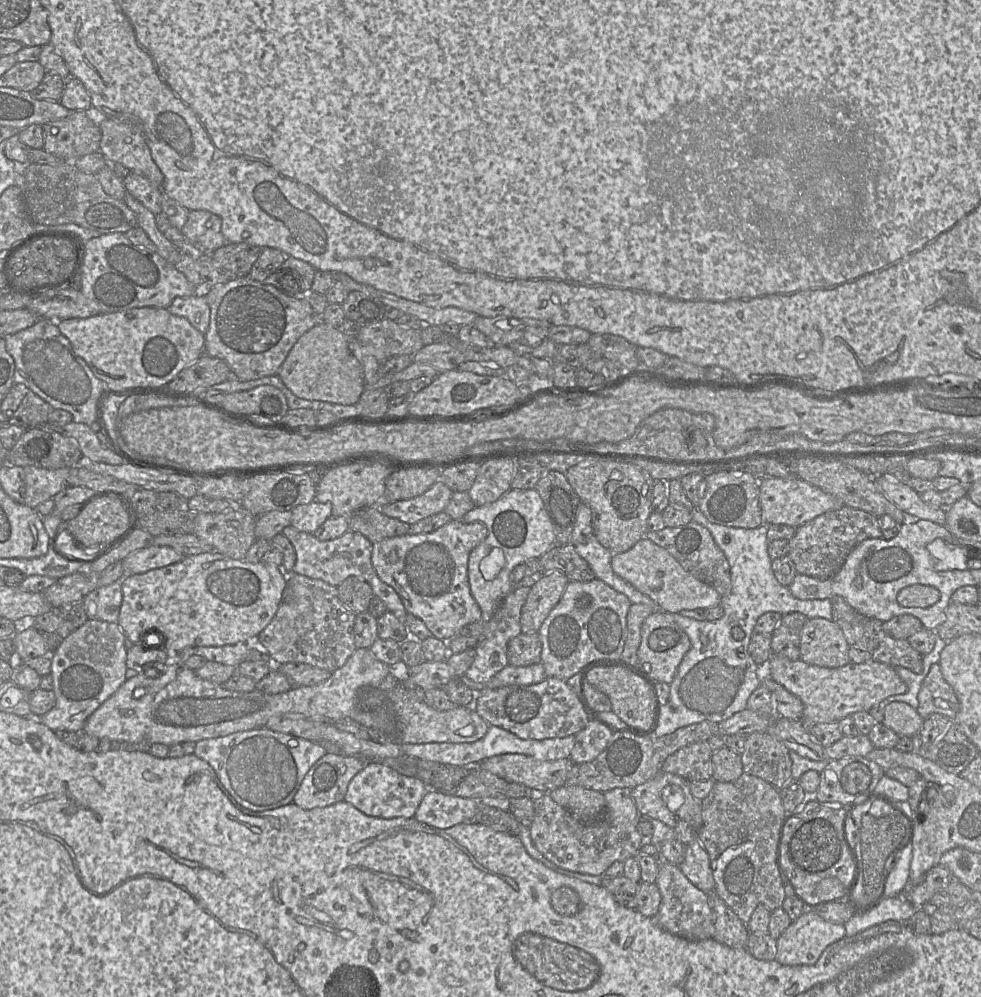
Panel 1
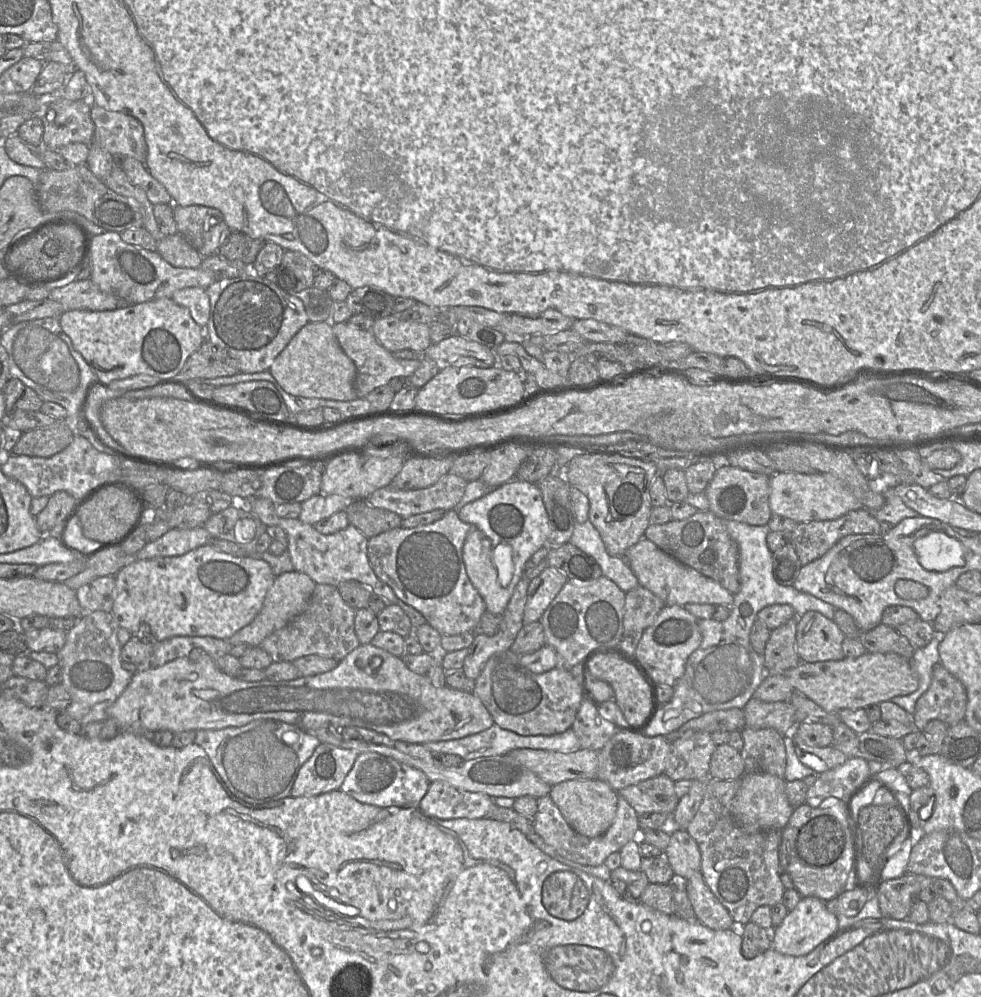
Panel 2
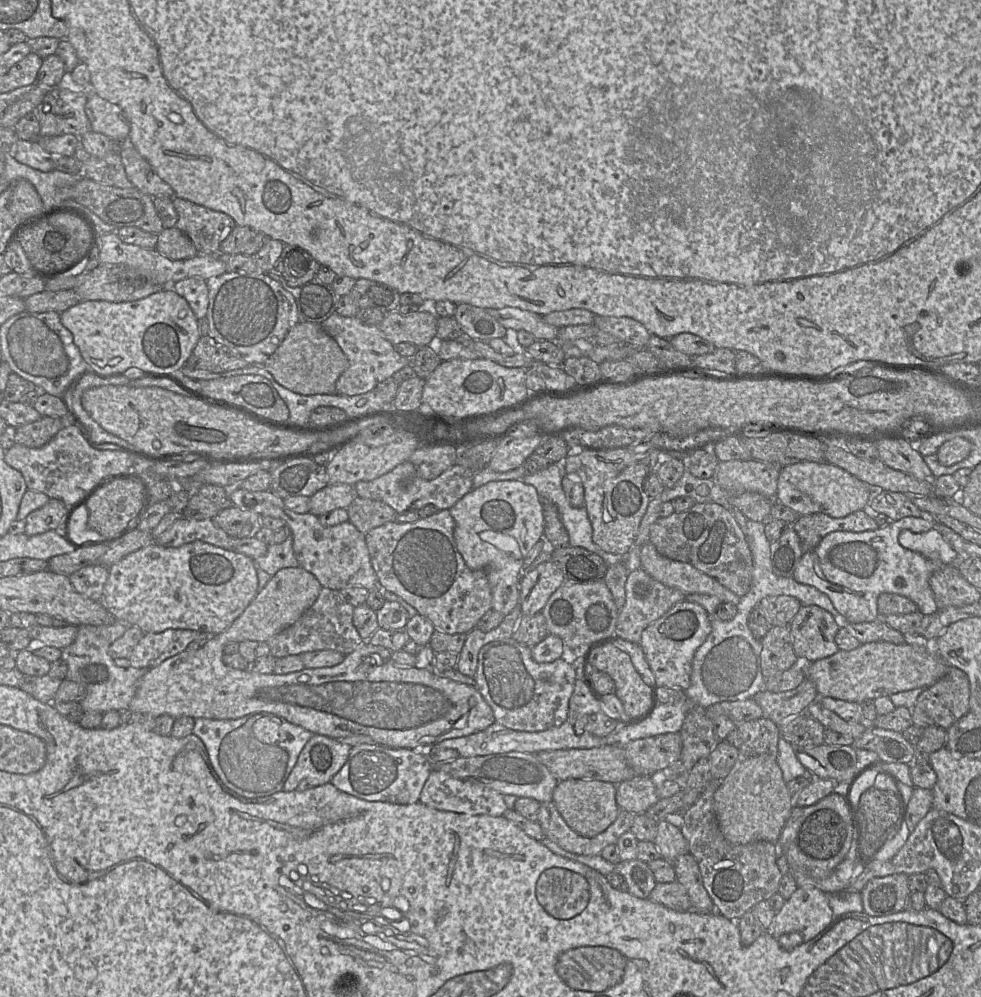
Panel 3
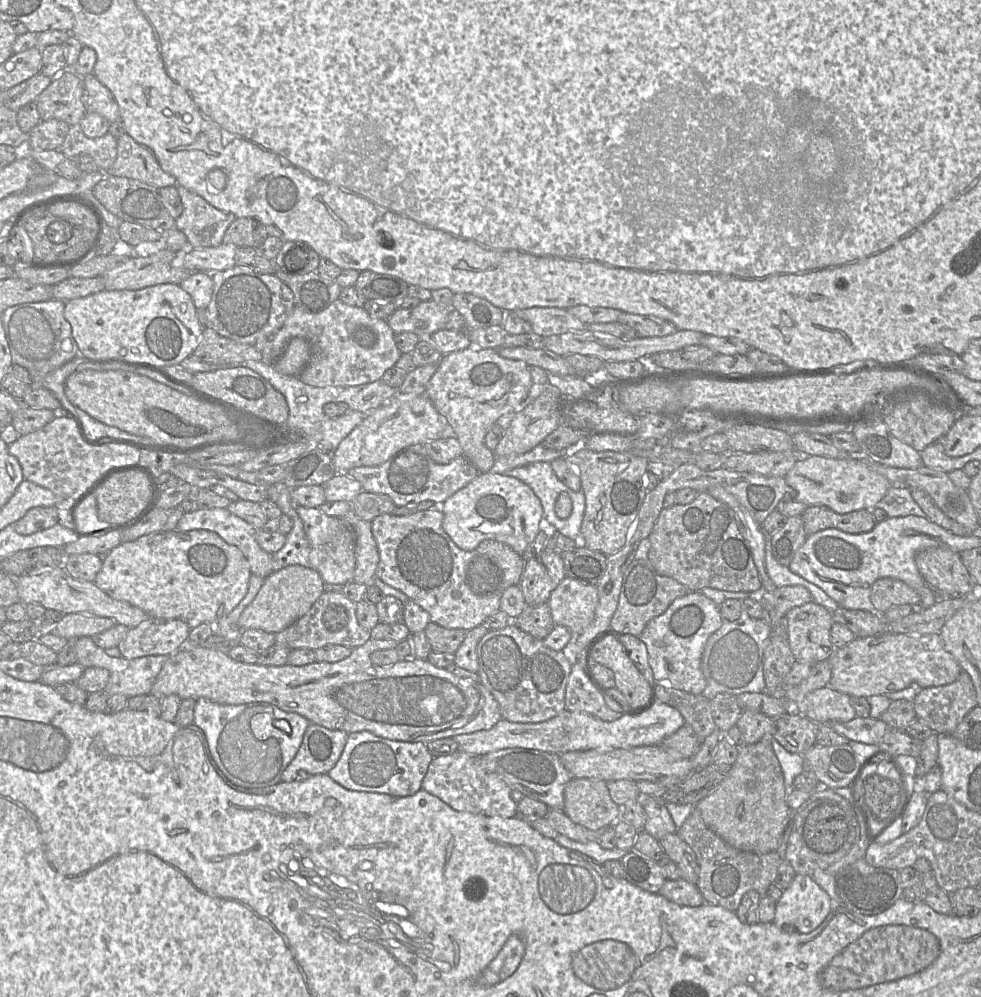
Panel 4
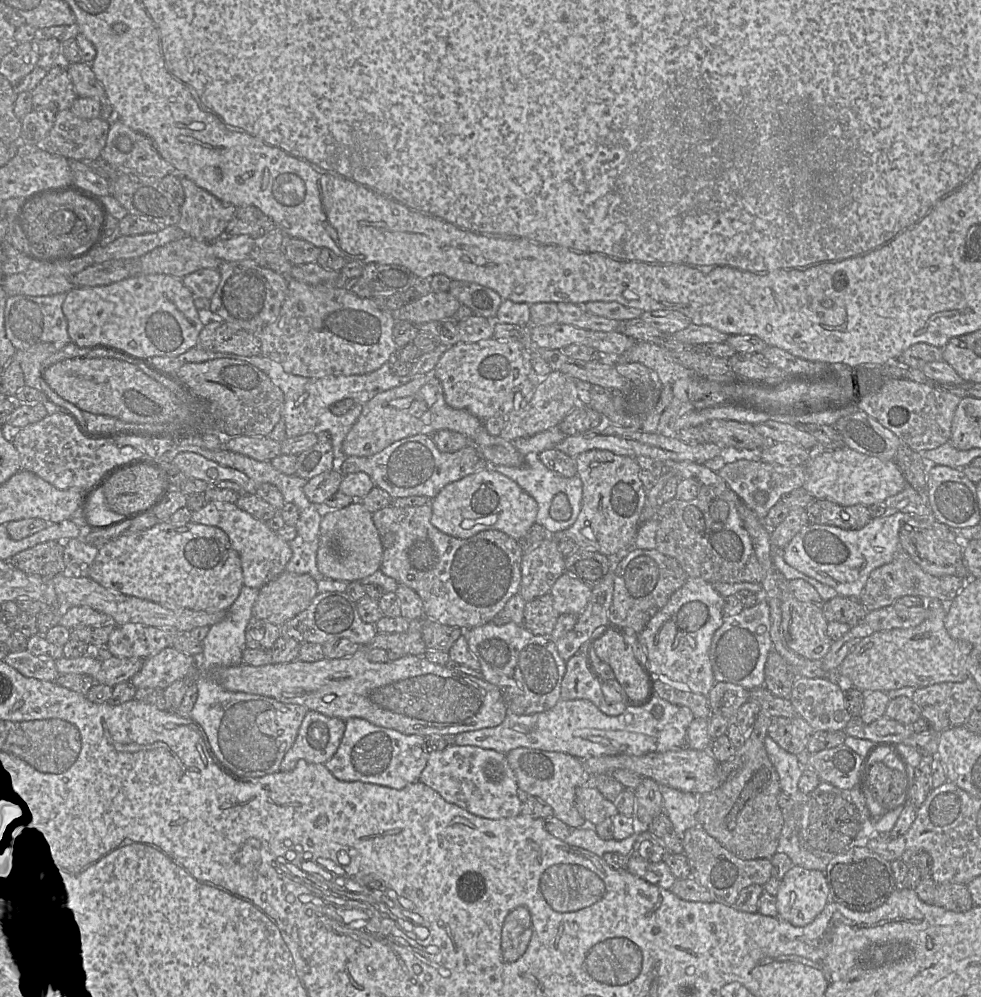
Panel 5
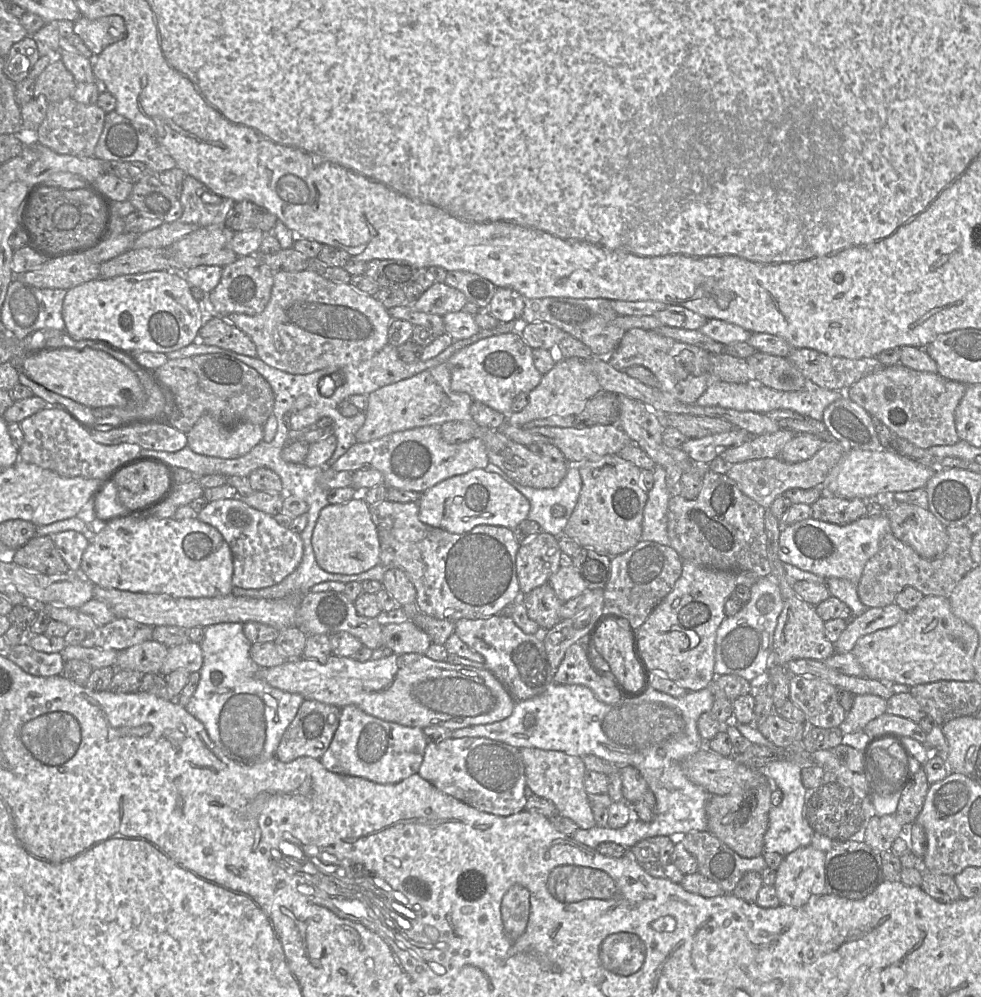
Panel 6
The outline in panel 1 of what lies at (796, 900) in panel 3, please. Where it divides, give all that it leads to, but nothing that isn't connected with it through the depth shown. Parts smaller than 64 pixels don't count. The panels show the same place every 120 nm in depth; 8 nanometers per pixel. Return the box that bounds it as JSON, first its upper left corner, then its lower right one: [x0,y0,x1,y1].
[775,908,846,966]

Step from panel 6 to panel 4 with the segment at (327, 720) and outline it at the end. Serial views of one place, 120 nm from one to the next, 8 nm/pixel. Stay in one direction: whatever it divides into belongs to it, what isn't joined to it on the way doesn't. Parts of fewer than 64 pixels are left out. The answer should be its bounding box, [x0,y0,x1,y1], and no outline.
[281,723,348,783]

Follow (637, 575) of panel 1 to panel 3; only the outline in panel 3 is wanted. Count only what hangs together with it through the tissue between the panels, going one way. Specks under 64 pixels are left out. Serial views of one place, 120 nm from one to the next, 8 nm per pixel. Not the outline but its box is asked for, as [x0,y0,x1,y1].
[641,542,740,605]

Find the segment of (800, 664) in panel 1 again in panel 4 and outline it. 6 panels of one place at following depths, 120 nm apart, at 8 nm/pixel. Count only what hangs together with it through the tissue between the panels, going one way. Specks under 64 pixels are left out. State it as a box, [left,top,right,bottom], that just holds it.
[828,632,962,696]

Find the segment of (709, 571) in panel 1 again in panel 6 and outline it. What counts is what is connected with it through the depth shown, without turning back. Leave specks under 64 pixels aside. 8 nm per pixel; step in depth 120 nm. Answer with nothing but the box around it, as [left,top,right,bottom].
[667,470,770,578]

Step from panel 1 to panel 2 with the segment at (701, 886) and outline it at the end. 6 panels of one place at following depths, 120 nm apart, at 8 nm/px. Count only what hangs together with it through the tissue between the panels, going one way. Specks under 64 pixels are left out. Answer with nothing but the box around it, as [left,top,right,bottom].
[663,830,701,882]

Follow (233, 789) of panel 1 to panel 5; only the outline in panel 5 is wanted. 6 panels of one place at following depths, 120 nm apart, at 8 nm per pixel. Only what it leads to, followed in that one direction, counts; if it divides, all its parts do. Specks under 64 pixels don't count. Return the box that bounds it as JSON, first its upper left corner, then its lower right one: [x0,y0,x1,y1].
[190,675,308,779]

